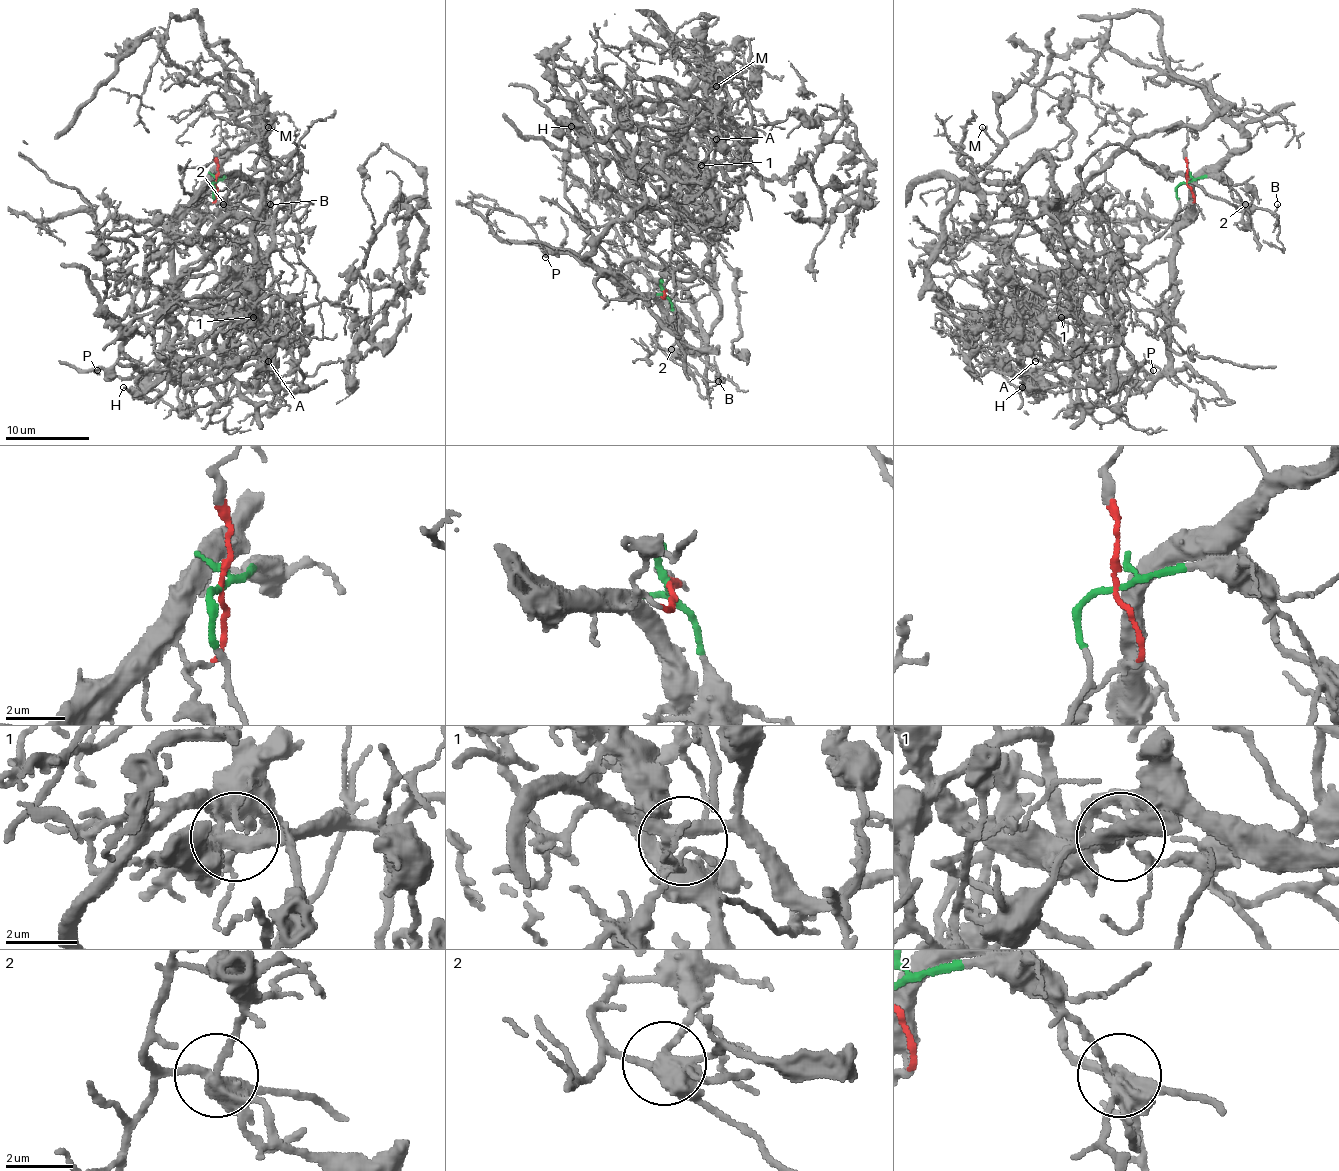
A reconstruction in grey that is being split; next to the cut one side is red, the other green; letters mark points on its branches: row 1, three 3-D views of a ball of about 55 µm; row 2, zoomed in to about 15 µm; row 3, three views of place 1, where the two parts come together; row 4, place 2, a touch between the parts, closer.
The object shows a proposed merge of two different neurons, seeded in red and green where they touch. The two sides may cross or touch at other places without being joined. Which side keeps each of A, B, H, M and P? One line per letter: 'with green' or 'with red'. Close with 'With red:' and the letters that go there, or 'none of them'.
A: with green
B: with red
H: with red
M: with green
P: with red
With red: B, H, P

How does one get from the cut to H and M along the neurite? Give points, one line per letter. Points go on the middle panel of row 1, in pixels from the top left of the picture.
H: (663, 291), (632, 297), (617, 274), (590, 259), (594, 243), (642, 194), (598, 138), (583, 140), (571, 125)
M: (663, 291), (646, 247), (707, 201), (695, 180), (747, 157), (715, 85)

